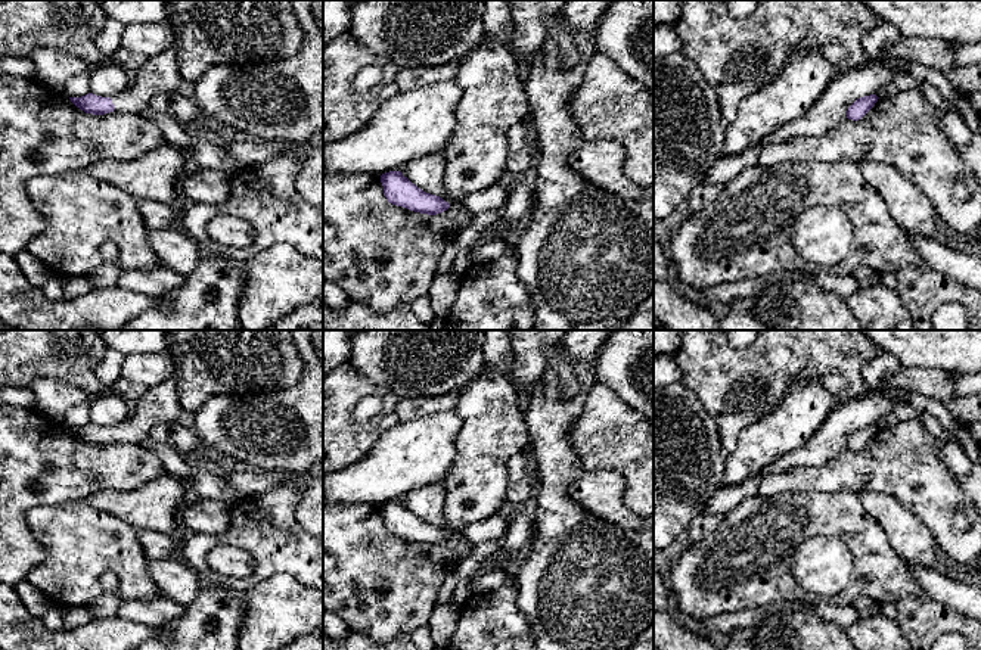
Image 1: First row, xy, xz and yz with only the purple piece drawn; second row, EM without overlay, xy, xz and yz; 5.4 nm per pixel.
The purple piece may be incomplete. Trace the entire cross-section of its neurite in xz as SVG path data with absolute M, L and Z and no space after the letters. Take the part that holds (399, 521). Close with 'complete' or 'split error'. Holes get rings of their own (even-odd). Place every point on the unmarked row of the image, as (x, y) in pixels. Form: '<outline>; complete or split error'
M389 501L381 506L384 525L389 534L407 538L415 542L437 545L444 541L454 544L457 563L471 557L474 545L466 538L451 537L443 528L431 525L413 514L401 501Z; split error

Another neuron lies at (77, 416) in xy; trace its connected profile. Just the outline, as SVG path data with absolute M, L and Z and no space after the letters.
M83 402L80 405L71 407L65 413L62 423L66 424L68 427L81 427L81 426L91 423L91 420L90 420L90 402Z

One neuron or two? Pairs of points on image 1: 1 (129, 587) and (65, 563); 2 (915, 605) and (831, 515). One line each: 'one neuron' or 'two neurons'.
1: one neuron
2: one neuron

